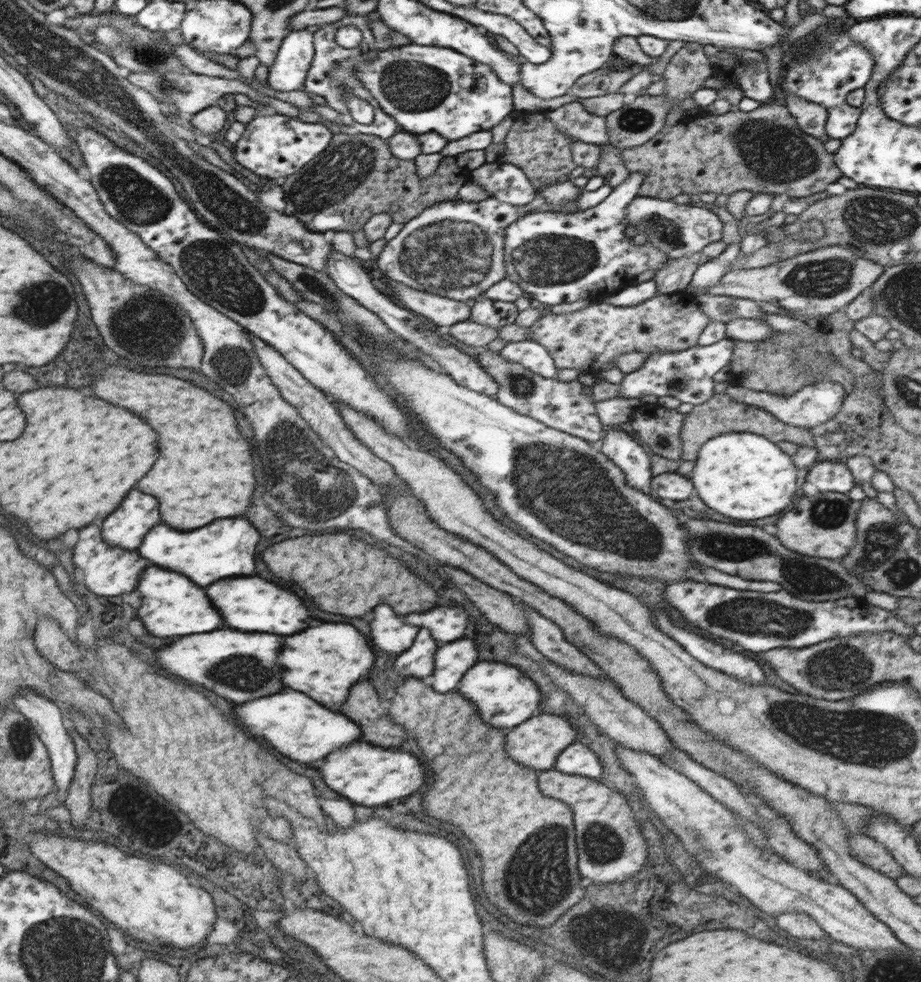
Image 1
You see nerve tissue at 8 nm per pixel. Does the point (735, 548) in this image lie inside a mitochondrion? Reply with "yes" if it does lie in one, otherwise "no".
yes

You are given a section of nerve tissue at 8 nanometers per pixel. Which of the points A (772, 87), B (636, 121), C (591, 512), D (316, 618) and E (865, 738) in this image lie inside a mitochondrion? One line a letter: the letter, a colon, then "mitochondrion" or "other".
A: other
B: mitochondrion
C: mitochondrion
D: other
E: mitochondrion

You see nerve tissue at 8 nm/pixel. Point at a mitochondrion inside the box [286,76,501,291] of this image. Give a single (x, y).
(437, 181)

